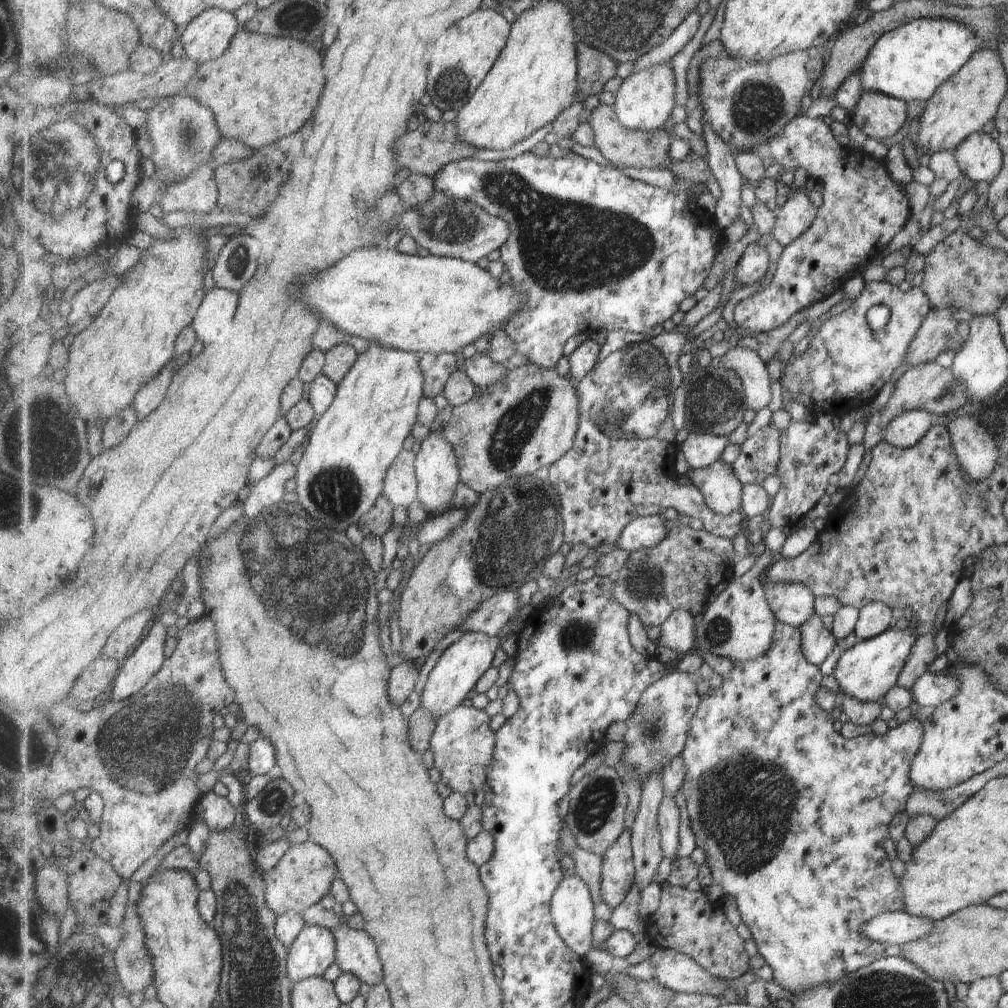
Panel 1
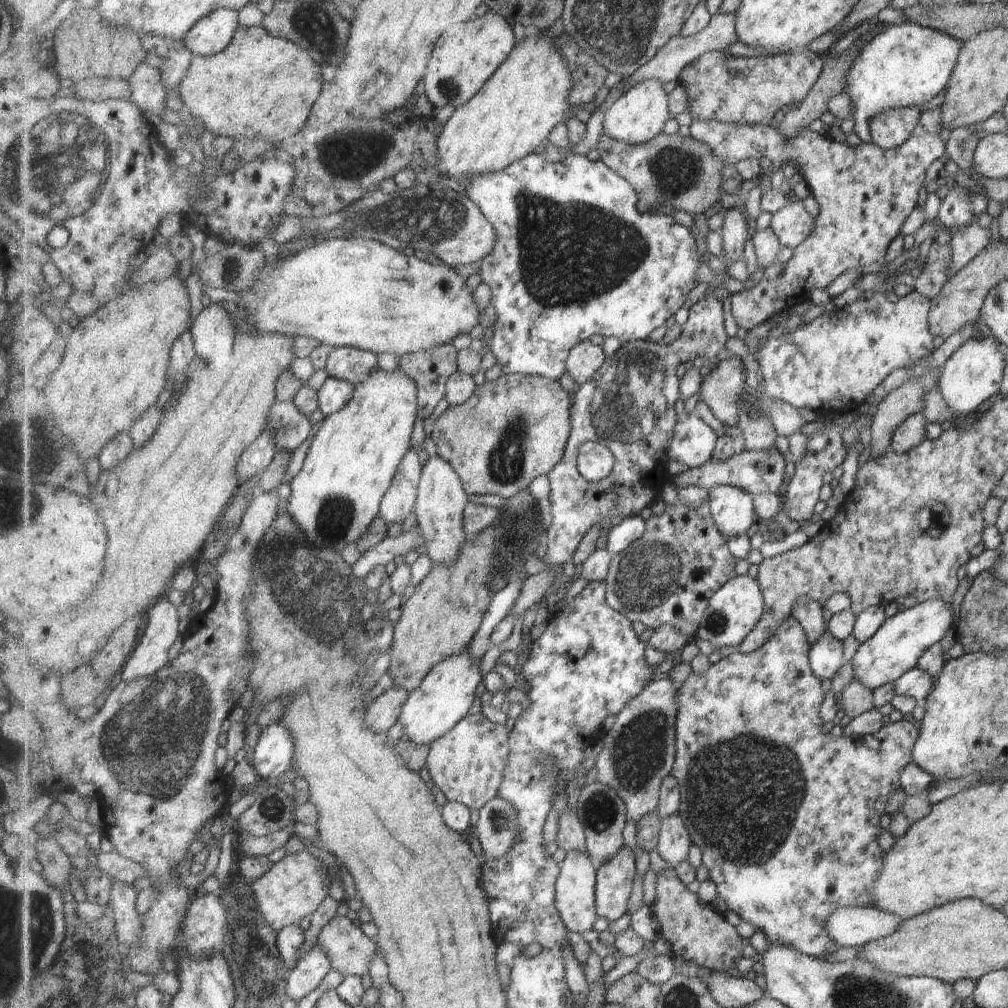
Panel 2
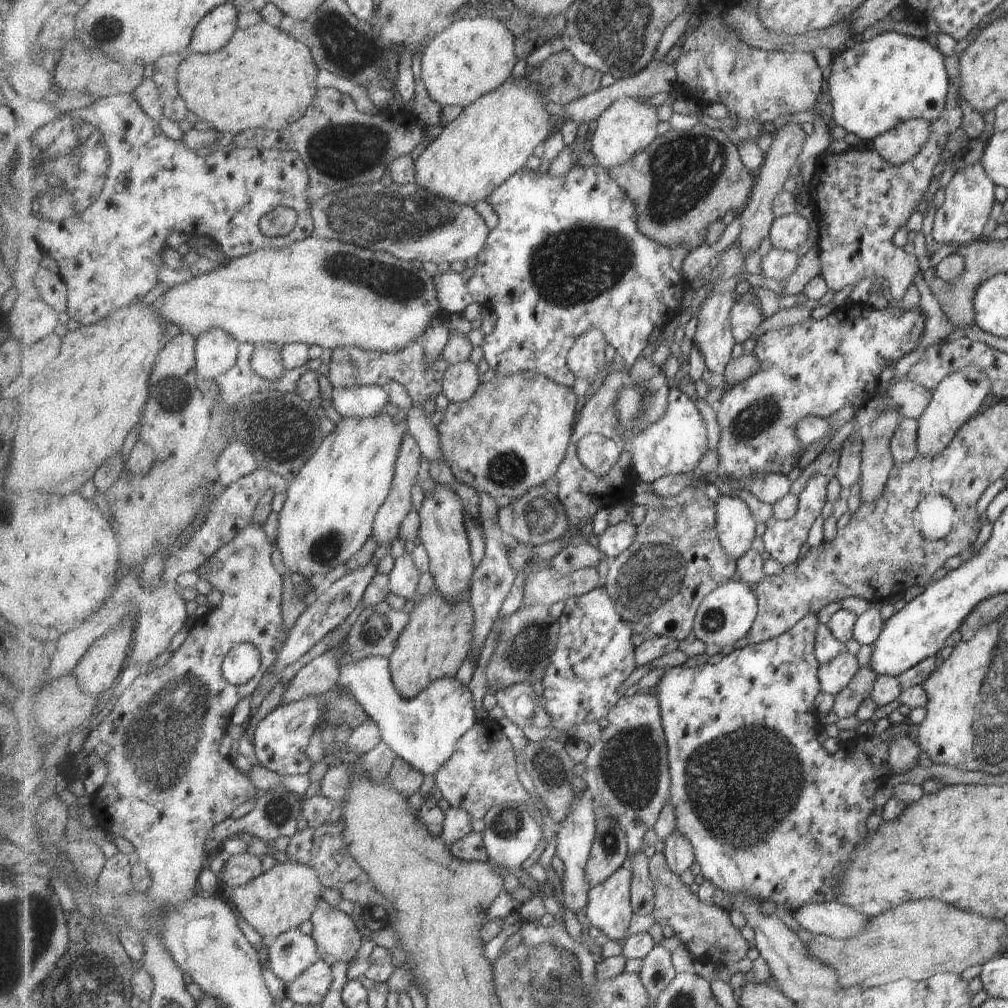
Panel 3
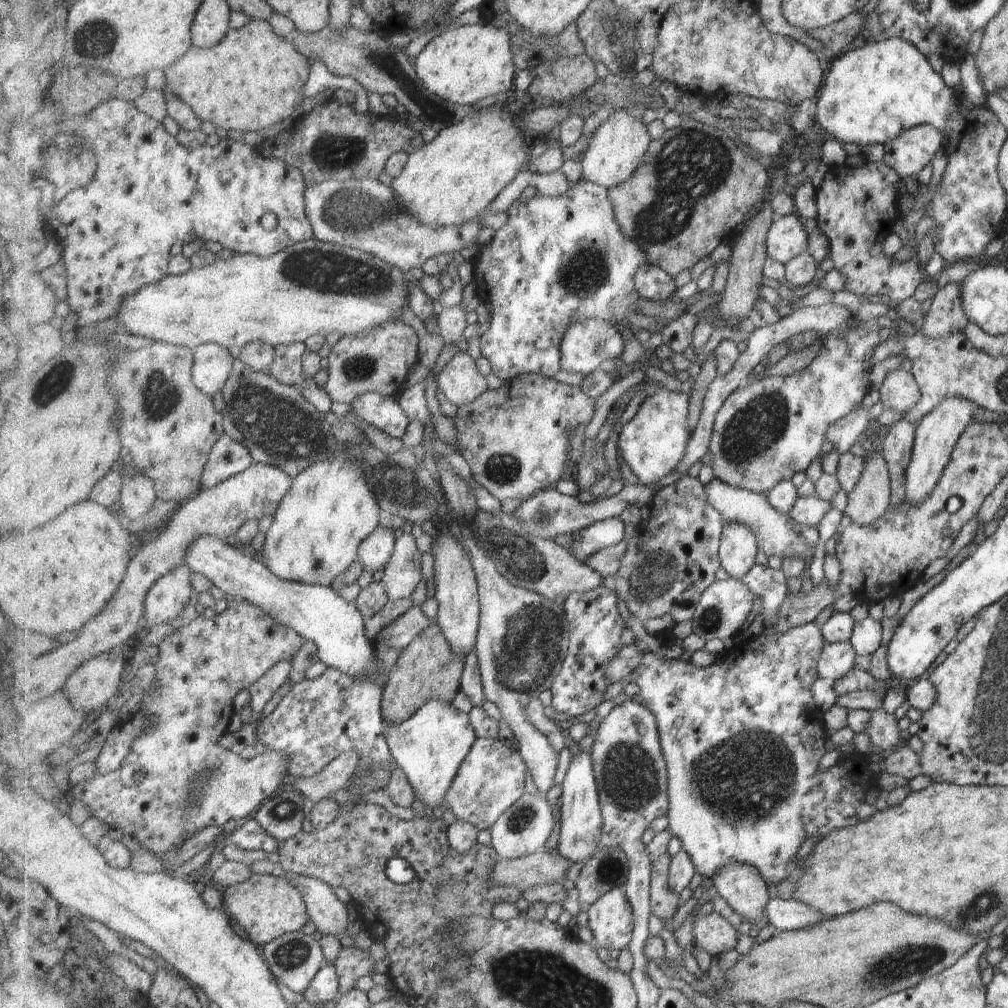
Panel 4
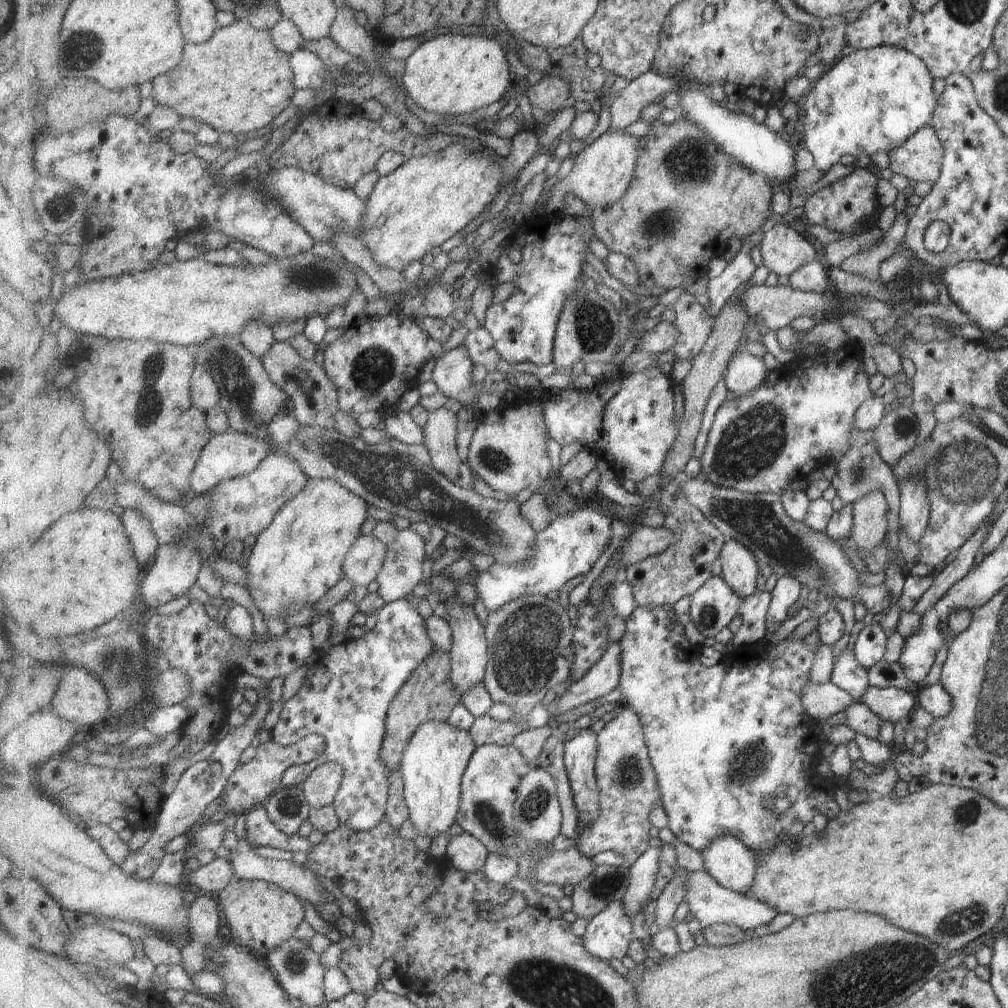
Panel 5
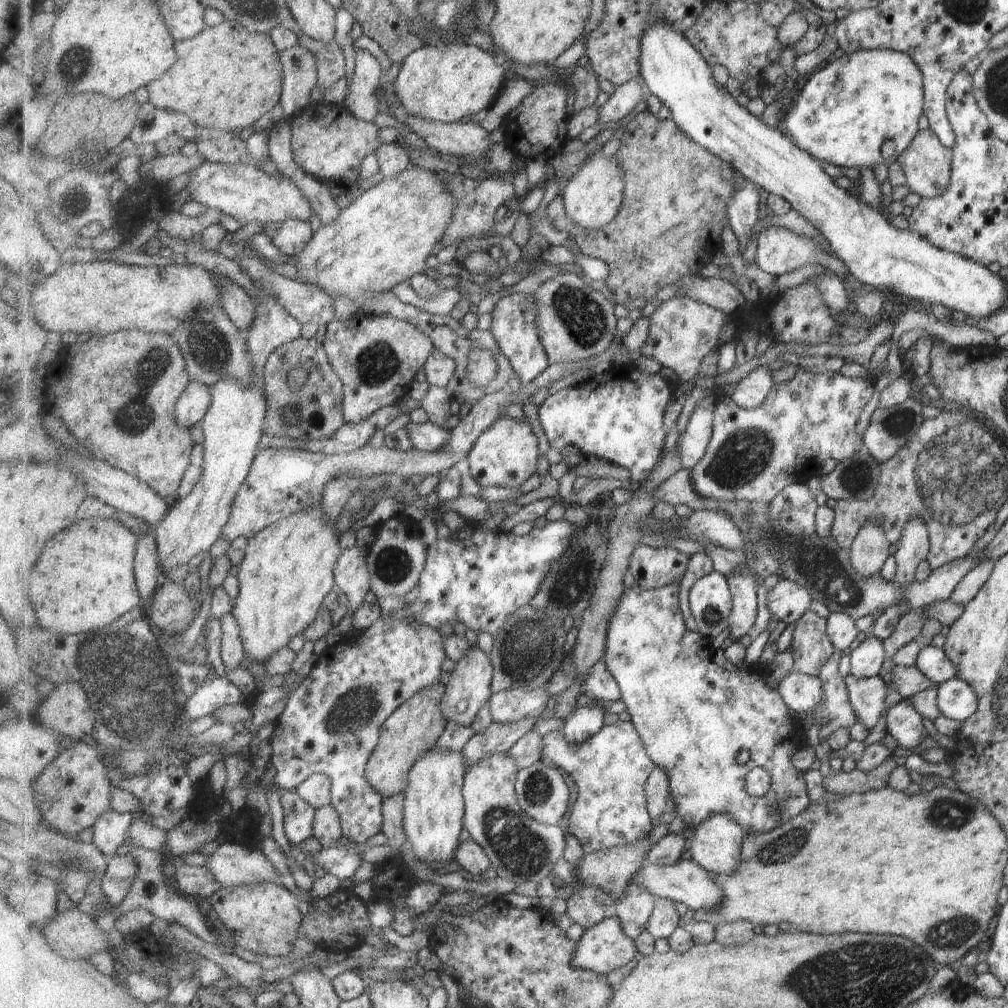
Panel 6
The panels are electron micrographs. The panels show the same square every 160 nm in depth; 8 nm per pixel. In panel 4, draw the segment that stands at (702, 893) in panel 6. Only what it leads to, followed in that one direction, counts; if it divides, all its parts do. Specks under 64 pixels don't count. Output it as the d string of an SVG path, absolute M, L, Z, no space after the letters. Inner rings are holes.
M771 898L766 906L768 922L778 931L811 928L825 920L822 914L799 899Z

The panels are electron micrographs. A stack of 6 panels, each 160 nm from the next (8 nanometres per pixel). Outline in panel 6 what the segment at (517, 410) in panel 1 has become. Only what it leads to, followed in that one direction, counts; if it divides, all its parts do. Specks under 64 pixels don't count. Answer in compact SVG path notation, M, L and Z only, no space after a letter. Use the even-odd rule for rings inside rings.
M499 417L477 439L468 456L470 474L481 487L517 489L535 472L539 460L539 442L525 418Z

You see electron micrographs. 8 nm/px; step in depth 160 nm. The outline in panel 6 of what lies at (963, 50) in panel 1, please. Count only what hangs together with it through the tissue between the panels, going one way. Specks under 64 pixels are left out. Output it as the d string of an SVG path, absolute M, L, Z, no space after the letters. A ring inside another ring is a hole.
M886 48L861 49L855 53L844 54L844 56L832 62L829 61L812 73L811 80L807 82L807 86L805 85L801 92L801 98L797 98L795 101L797 102L797 106L793 108L793 112L791 112L791 114L787 116L787 120L785 120L785 128L789 130L787 136L793 136L795 142L799 142L799 146L803 146L803 150L807 150L817 161L829 162L829 164L834 164L838 167L847 166L857 169L872 169L877 165L888 165L897 160L897 156L899 156L901 152L904 152L918 131L917 120L919 120L919 116L922 114L923 97L921 73L916 69L915 63L911 62L911 59L906 54L903 54L901 51Z

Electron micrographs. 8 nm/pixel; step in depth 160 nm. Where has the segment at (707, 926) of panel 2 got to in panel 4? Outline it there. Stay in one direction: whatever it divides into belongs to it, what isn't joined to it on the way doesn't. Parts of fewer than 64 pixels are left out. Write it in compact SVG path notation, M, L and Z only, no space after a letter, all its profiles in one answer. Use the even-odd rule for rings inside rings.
M665 853L653 860L652 885L650 890L650 903L652 914L663 923L669 922L675 914L678 904L678 894L669 888L668 871L670 870L672 857ZM715 911L704 916L698 913L691 921L695 946L716 958L737 946L737 930L729 920L725 920Z

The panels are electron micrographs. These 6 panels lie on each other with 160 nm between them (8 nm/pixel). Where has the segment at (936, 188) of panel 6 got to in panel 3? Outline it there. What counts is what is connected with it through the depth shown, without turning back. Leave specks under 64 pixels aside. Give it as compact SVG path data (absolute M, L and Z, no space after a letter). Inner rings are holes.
M912 118L897 124L872 138L871 148L887 162L905 162L915 157L921 145L927 140L929 123L925 119Z

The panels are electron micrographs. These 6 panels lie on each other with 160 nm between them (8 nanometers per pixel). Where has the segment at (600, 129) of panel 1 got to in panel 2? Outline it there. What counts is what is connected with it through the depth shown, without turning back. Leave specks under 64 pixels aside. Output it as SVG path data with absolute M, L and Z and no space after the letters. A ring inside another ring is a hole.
M604 132L596 144L596 150L600 156L599 160L607 163L611 170L620 174L634 186L634 189L638 192L639 205L643 210L659 211L671 216L675 210L684 210L693 216L705 212L715 202L720 204L717 200L720 201L719 197L723 193L719 189L721 182L723 182L721 170L729 164L719 160L714 150L707 143L698 141L692 136L681 138L679 134L667 135L661 133L647 143L631 145L615 142L613 138L607 138L607 136L608 134Z

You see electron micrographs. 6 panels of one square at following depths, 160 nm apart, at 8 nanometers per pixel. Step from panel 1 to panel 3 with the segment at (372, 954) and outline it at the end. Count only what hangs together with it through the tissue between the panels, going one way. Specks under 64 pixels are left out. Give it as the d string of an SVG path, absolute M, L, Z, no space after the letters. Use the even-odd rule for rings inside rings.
M322 902L312 917L312 937L317 943L322 960L329 966L344 962L359 961L357 954L363 941L351 915L344 914L338 907Z

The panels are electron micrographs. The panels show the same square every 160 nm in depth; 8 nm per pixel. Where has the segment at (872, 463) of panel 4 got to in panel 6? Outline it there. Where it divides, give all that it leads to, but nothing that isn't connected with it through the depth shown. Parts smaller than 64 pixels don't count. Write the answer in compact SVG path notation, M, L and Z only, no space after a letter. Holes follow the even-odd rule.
M867 519L858 530L847 552L855 572L864 577L878 574L883 561L889 554L888 544L880 524L873 519Z

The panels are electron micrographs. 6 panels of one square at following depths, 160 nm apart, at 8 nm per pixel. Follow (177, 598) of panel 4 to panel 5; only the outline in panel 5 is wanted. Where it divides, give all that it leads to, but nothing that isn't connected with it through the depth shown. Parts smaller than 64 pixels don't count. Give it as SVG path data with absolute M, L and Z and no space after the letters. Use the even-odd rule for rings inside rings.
M182 543L160 546L156 557L146 569L140 585L141 603L148 607L159 608L179 596L185 596L193 584L197 584L202 562L198 551Z

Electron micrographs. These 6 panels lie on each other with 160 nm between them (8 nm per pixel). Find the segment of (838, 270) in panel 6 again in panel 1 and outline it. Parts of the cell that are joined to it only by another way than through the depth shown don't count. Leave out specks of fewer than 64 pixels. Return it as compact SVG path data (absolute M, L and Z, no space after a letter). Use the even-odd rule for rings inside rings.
M793 189L786 203L776 213L773 238L787 248L803 237L813 225L815 208L809 200L808 192Z

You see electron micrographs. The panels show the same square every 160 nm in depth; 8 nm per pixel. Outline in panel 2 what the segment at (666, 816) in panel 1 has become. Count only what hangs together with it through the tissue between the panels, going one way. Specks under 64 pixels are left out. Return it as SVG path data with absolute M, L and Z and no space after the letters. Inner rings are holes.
M680 813L672 814L662 820L657 852L670 866L676 868L678 864L687 861L689 848L693 844L690 832Z

